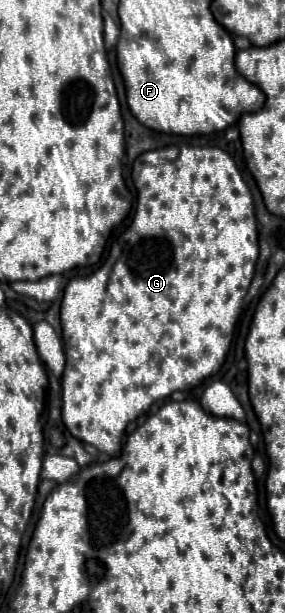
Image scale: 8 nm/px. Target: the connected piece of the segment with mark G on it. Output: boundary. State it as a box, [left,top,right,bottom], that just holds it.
[61,145,259,457]

